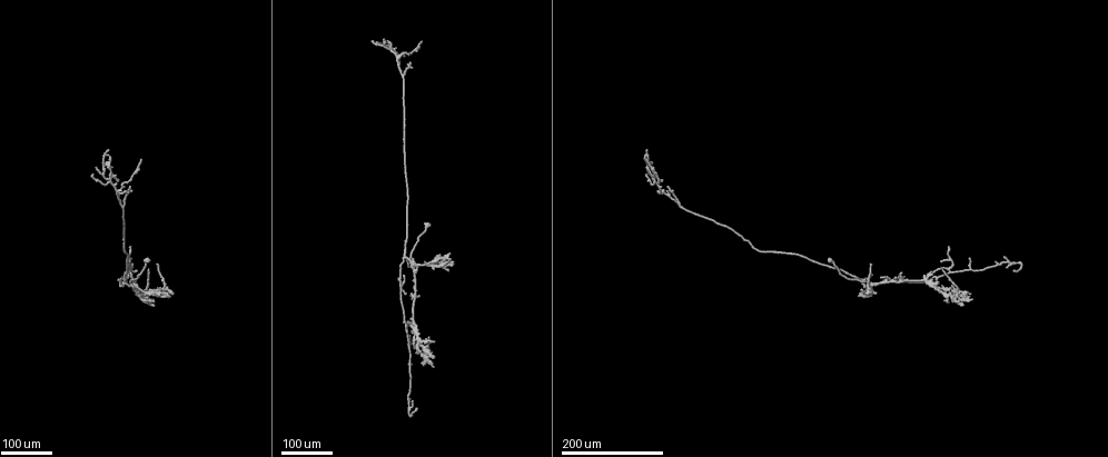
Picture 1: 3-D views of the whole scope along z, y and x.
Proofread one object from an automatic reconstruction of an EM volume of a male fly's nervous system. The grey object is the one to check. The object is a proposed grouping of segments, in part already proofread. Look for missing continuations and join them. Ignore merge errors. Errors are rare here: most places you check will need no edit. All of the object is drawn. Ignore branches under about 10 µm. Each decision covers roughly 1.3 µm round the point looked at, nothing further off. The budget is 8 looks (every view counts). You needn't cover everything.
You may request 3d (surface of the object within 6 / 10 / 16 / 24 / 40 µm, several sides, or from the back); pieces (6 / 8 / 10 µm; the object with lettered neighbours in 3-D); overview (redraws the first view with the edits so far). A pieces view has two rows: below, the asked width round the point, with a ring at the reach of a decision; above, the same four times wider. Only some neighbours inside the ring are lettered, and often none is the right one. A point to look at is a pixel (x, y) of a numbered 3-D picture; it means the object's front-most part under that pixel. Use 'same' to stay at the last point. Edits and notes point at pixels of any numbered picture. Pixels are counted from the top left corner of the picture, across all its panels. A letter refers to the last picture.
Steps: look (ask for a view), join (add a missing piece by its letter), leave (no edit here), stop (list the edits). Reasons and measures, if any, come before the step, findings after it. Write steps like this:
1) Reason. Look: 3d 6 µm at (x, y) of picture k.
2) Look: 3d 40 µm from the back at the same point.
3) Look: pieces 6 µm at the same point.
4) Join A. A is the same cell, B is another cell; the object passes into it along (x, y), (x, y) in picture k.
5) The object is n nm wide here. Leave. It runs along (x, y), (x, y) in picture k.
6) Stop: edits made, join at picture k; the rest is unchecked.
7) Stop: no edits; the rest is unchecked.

Free end. Look: 3d 24 µm at (861, 294) of picture 1.

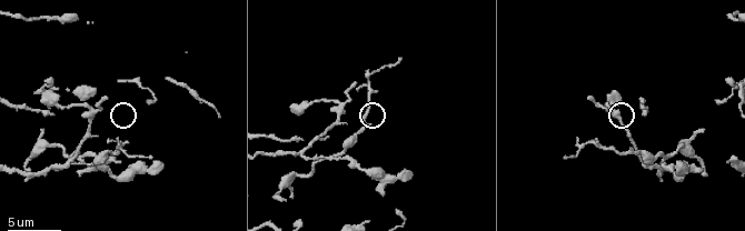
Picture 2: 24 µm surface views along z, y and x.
Look: 3d 6 µm at (591, 99) of picture 2.

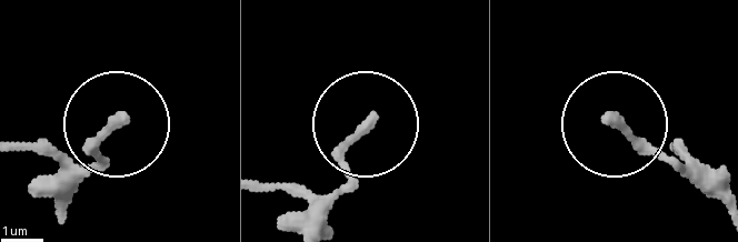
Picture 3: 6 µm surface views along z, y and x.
Look: pieces 10 µm at (123, 120) of picture 3.

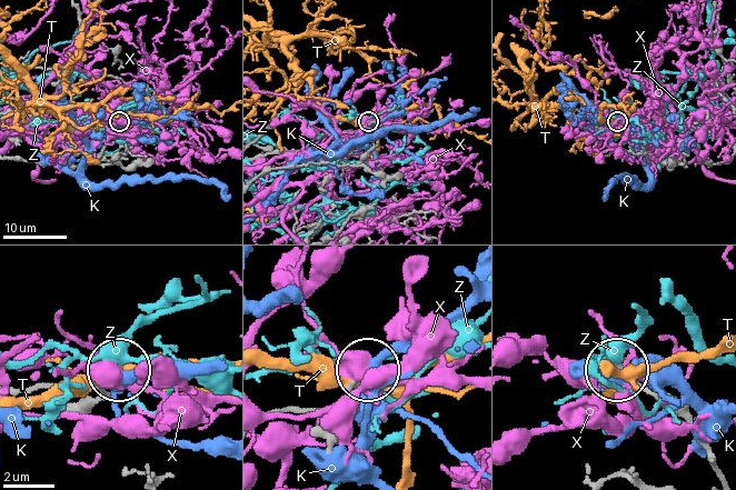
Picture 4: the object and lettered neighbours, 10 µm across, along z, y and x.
Leave. K, T, X and Z are other cells; no lettered piece goes on from it.

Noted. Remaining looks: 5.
Look: 3d 40 µm at (877, 292) of picture 1.

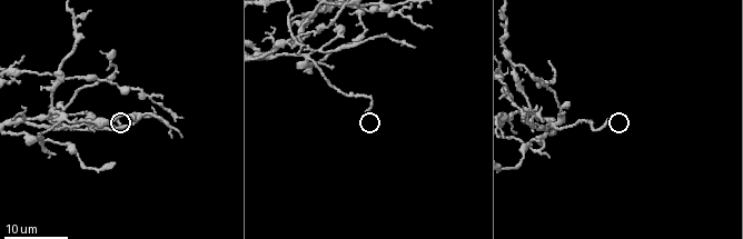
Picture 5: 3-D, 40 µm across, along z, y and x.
Look: pieces 10 µm at (367, 113) of picture 5.

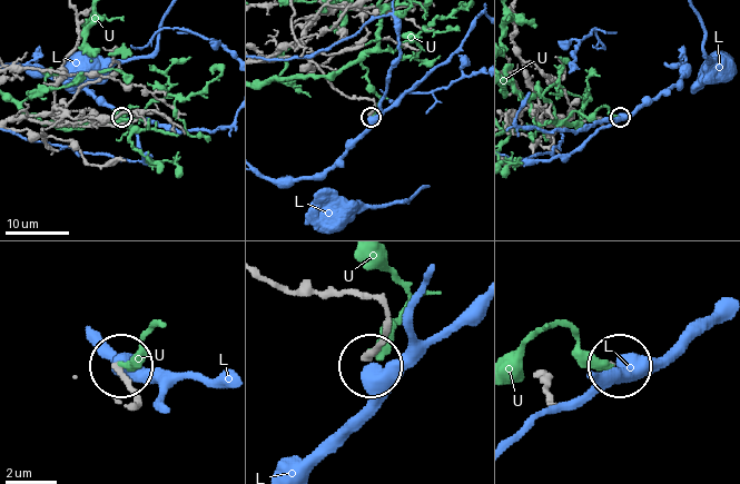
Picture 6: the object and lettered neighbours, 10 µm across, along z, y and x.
Leave. L and U are other cells; it runs along (264, 275), (289, 287), (378, 300), (385, 333), (372, 356) in picture 6; no lettered piece goes on from it.

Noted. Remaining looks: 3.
Long arm stops here. Look: 3d 40 µm at (431, 352) of picture 1.

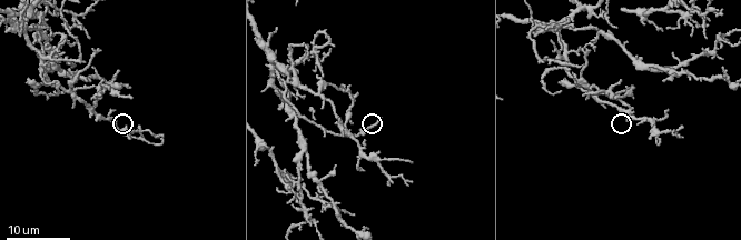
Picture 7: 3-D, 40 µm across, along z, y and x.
Look: pieces 10 µm at (615, 95) of picture 7.

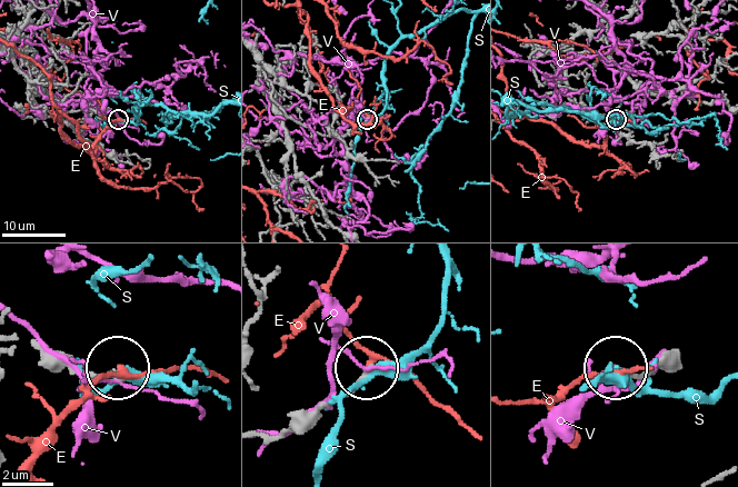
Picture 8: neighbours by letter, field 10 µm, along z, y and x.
Leave. E, S and V are other cells; no lettered piece goes on from it.

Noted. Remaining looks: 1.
Stop: no edits; the rest is unchecked.

